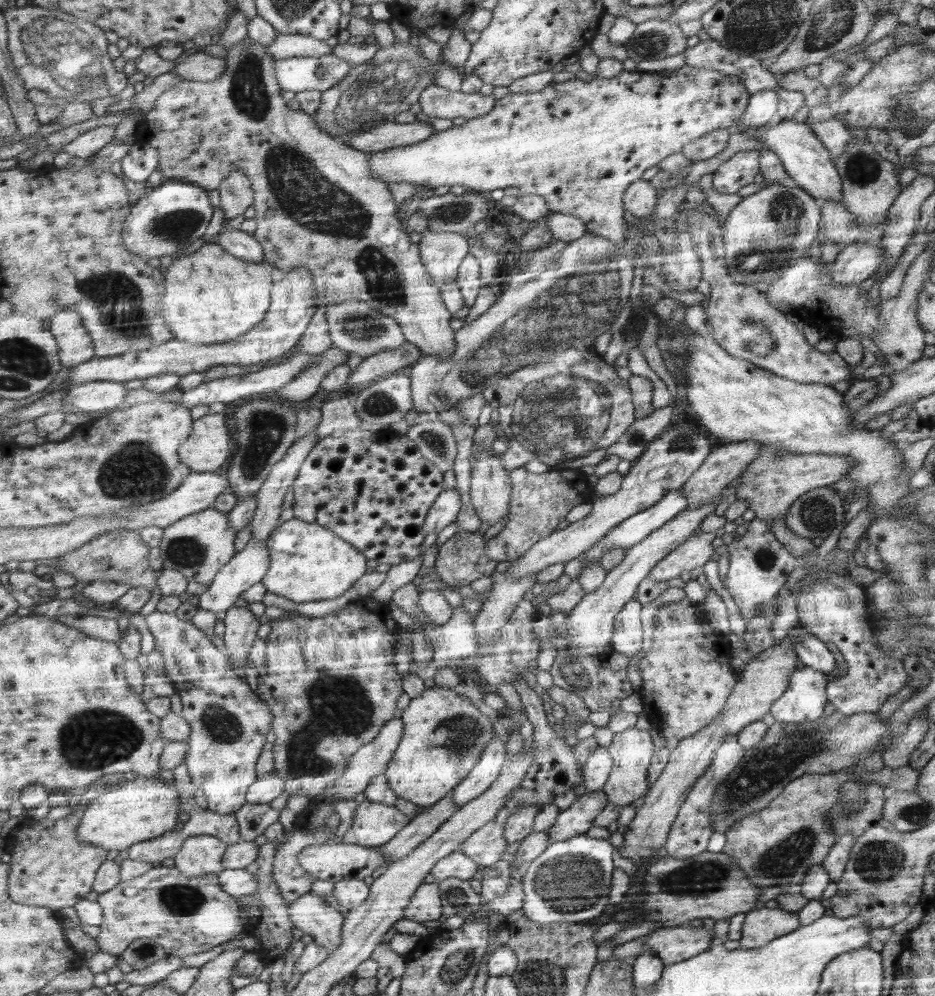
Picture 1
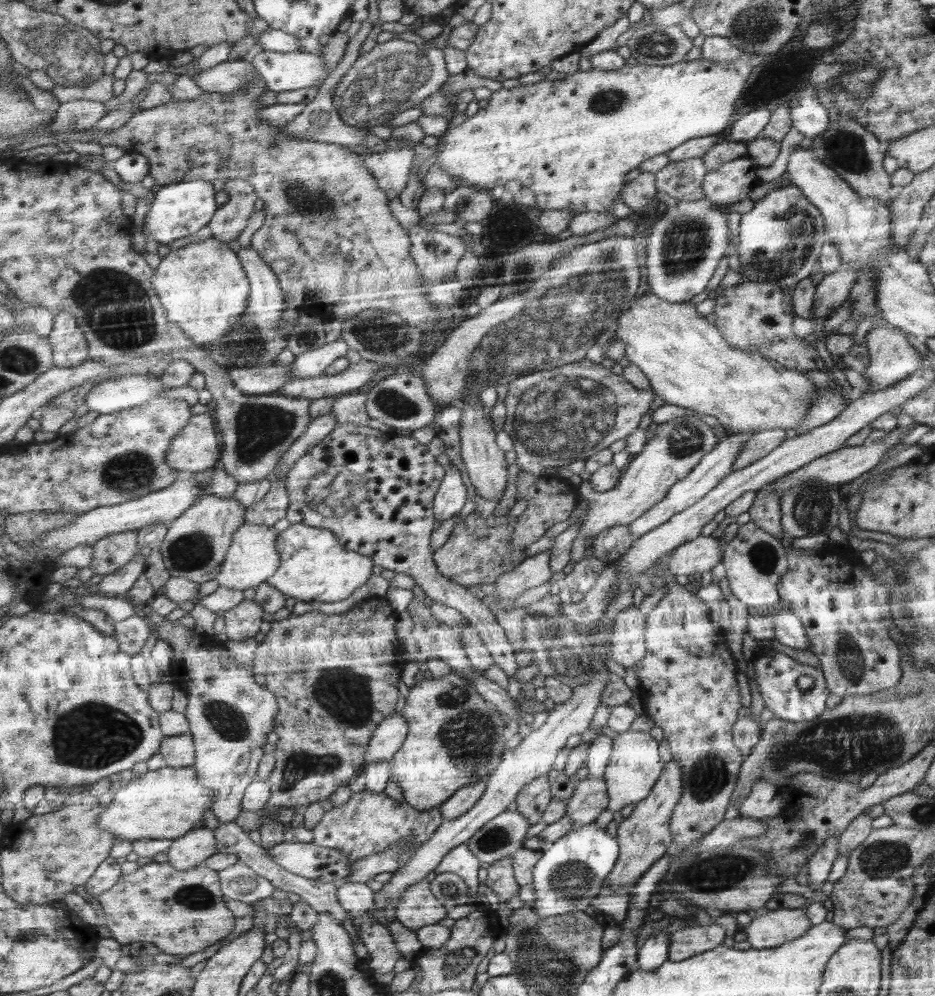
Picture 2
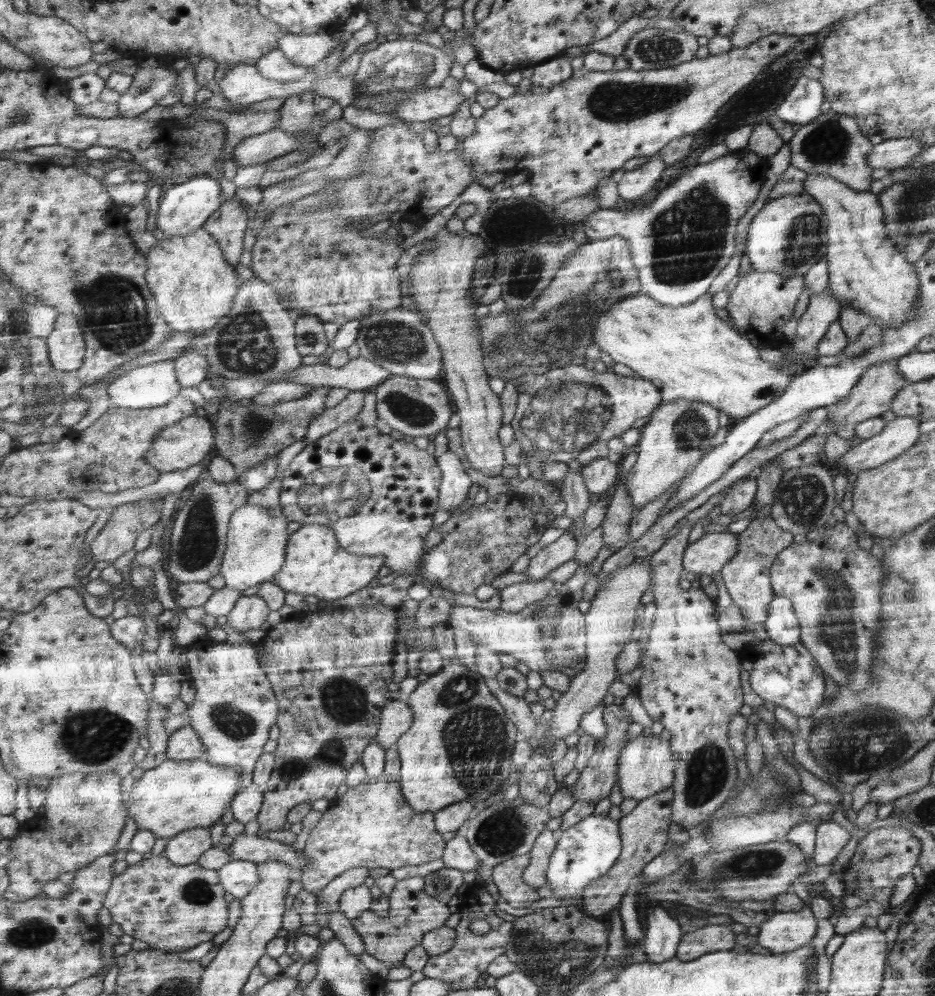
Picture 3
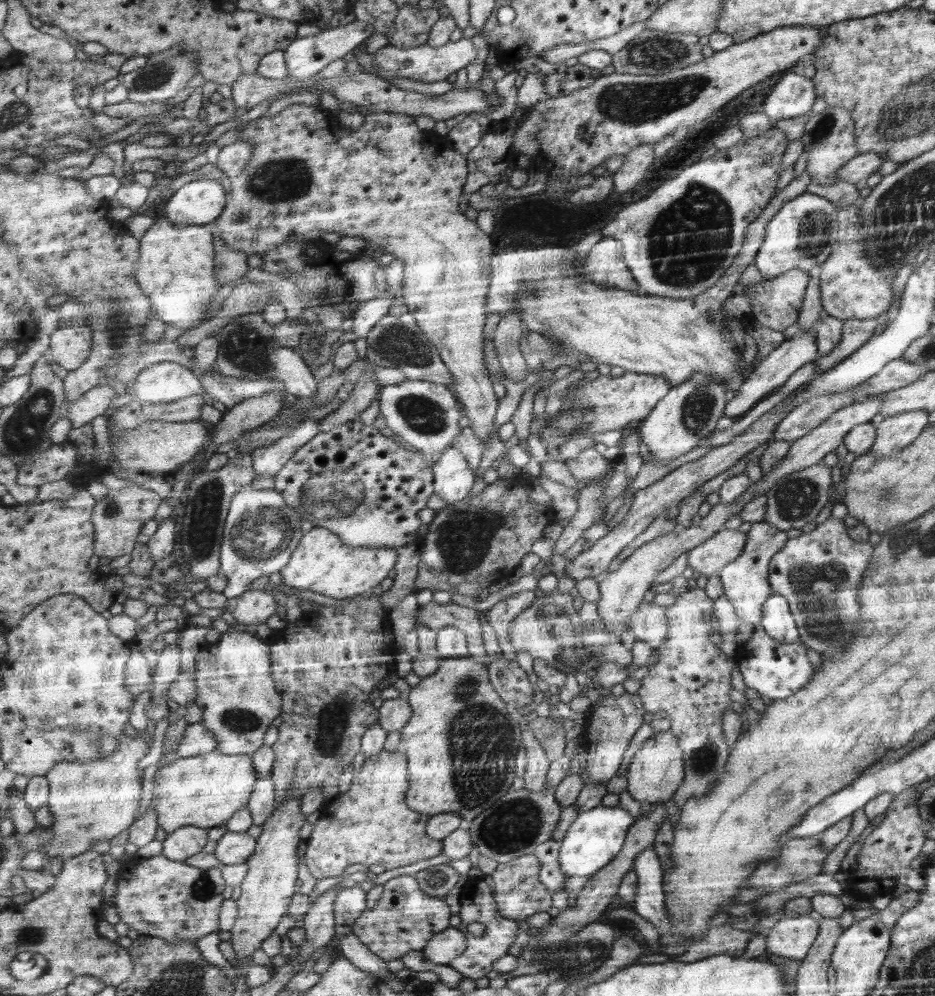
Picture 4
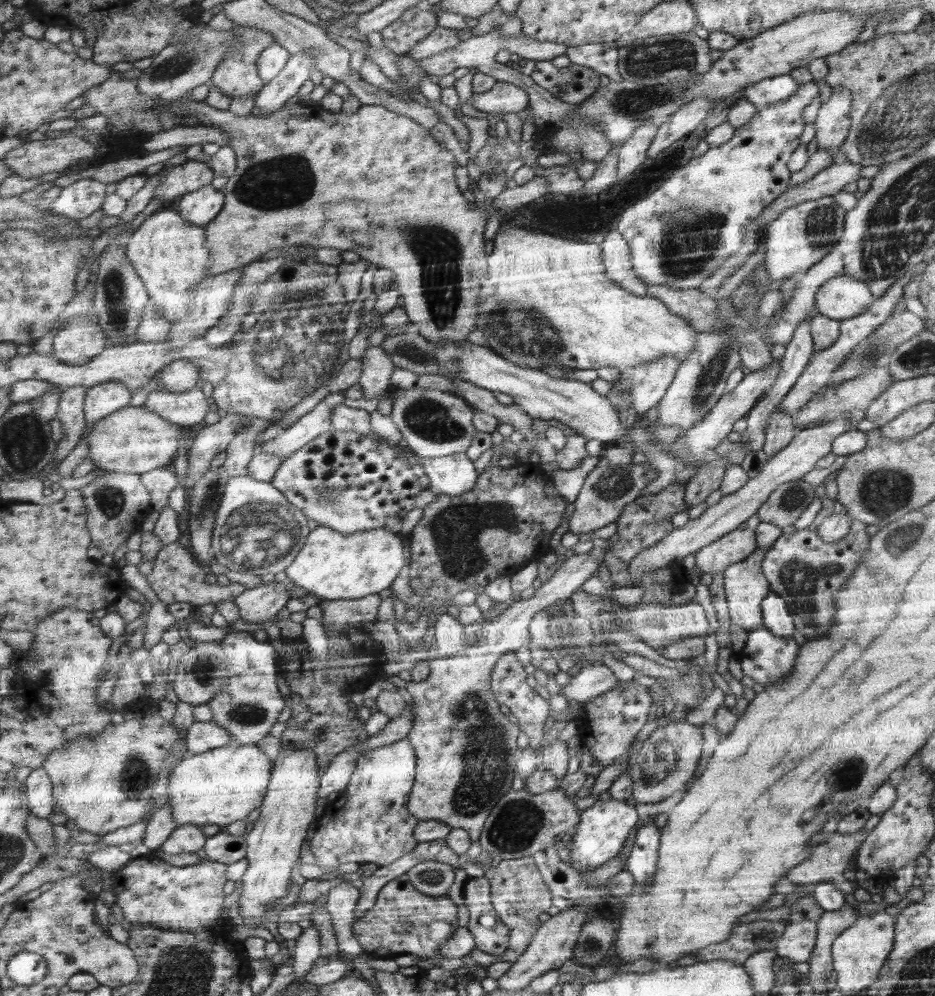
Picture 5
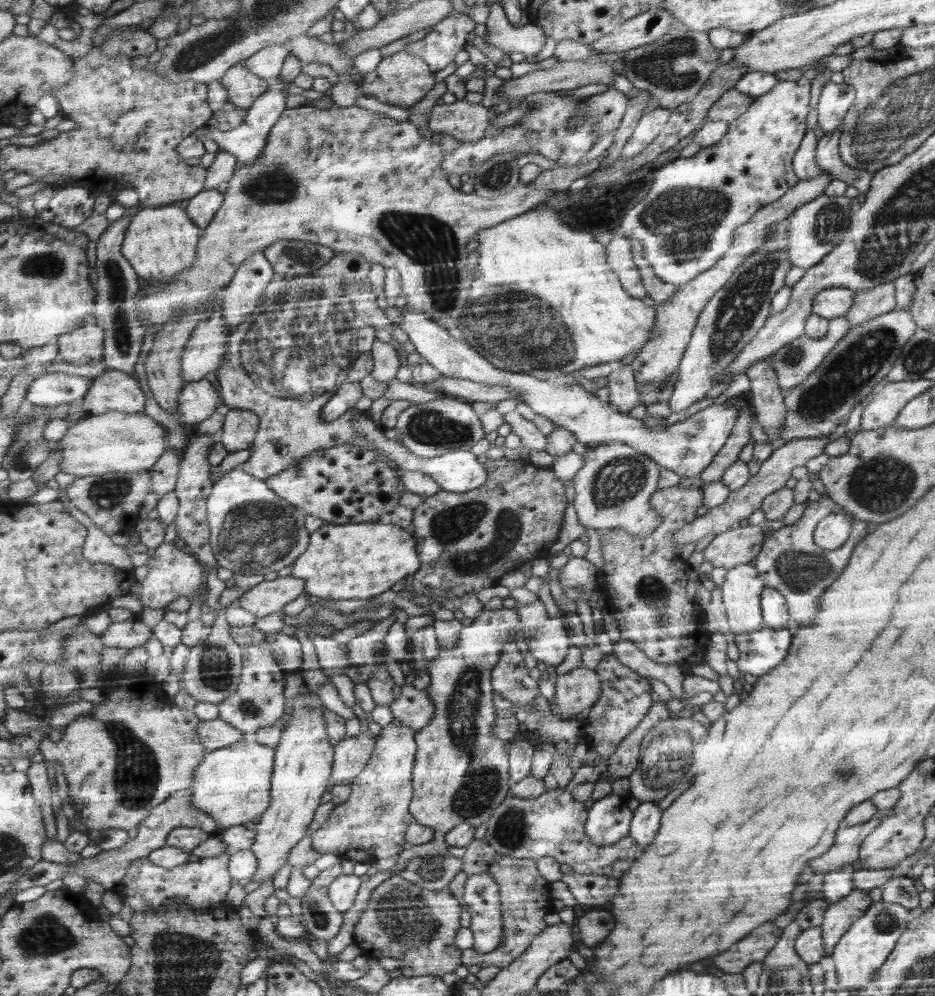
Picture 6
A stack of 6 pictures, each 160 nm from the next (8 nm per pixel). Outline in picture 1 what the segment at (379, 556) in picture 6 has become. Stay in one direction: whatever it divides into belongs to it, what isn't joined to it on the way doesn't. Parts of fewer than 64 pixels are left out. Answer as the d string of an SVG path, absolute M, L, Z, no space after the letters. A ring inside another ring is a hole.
M298 518L280 522L274 534L268 538L267 546L272 564L269 565L269 572L261 580L262 584L267 588L267 592L288 598L296 603L339 598L348 589L352 589L352 584L360 576L366 574L365 555L353 543L346 542L327 527L318 526L317 523L304 522Z

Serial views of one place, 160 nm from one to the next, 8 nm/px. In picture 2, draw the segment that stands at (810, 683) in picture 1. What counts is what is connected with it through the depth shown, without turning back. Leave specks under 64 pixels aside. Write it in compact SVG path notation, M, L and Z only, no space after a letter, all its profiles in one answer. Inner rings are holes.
M764 649L757 652L753 667L765 707L773 712L775 718L792 722L812 721L813 718L828 710L826 708L826 699L829 694L828 682L824 671L820 667L799 663L786 654ZM800 676L812 676L814 687L806 691L800 691L796 687L796 680Z

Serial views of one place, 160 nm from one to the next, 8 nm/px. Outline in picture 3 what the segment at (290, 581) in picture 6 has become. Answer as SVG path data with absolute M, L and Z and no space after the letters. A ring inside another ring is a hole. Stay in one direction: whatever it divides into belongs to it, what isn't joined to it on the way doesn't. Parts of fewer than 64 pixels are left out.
M244 596L236 602L232 611L227 615L225 629L234 628L239 632L260 628L268 616L268 604L260 596Z

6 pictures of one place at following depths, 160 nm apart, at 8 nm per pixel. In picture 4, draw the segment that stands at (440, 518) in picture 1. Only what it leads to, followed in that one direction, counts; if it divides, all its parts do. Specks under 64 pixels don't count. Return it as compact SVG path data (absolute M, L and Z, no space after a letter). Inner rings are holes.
M450 446L436 457L435 491L445 504L466 498L474 484L474 472L466 466L466 458L457 448Z

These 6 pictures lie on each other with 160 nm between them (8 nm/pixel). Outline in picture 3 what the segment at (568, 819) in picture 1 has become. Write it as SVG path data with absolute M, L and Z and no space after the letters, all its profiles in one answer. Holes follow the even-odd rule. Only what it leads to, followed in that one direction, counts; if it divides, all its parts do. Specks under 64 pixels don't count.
M619 701L603 707L603 721L607 728L606 736L601 741L596 740L595 751L588 759L586 767L580 772L577 782L566 786L574 800L588 802L595 806L611 794L610 791L617 780L618 757L628 742L626 731L633 722L629 710L623 707Z

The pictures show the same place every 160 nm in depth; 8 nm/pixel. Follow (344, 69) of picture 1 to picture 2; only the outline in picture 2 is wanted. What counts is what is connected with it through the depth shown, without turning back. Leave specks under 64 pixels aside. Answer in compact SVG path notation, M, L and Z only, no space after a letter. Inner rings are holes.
M261 51L252 60L265 86L279 93L316 87L330 74L318 53L306 51L277 53Z

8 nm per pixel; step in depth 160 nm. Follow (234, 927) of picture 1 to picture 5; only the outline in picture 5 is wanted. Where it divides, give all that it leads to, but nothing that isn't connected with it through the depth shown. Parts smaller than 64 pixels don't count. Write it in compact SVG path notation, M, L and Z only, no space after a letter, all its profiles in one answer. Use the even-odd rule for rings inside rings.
M154 852L134 859L114 878L114 894L124 909L126 920L141 922L162 930L204 932L220 916L224 906L224 882L228 866L203 860L194 866L173 866L158 859Z

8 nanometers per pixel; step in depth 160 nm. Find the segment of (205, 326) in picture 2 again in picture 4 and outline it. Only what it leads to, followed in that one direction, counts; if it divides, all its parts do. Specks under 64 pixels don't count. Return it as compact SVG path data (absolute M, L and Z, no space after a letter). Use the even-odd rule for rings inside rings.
M157 219L141 238L142 270L136 271L136 279L165 324L185 330L200 325L210 302L224 290L213 271L212 228L212 224L178 226L169 219Z

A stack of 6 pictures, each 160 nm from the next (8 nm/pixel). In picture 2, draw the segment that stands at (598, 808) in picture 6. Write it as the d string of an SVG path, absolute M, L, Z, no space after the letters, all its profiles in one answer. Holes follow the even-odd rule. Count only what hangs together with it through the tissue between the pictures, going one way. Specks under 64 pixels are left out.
M595 822L568 832L559 840L549 844L540 861L534 866L532 884L536 899L532 908L540 918L560 914L562 900L574 898L594 898L599 896L609 875L613 873L614 862L620 857L620 844L606 829L598 828Z

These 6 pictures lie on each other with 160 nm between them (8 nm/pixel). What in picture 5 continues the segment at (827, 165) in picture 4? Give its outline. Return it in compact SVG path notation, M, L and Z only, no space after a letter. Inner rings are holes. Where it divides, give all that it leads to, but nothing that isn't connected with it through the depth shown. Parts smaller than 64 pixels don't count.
M834 89L832 95L828 98L827 102L820 105L815 119L816 126L816 140L818 140L818 148L828 149L834 153L831 155L836 156L836 152L840 151L842 144L846 142L849 133L852 130L852 102L853 98L849 90Z

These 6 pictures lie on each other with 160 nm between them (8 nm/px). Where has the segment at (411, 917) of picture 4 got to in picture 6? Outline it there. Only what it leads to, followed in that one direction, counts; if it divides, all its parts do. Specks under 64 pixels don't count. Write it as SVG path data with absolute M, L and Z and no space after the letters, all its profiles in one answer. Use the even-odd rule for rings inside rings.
M400 876L388 878L370 893L360 920L354 925L354 942L367 956L403 960L402 976L450 974L462 965L456 939L460 932L460 904L449 890L431 891Z

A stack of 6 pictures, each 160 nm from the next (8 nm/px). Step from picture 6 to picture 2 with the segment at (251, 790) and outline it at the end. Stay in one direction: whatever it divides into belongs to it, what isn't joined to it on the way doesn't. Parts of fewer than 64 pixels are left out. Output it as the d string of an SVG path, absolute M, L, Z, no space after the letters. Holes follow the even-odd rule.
M192 765L180 768L165 766L138 776L128 776L116 797L106 806L98 826L114 834L117 840L178 839L203 825L204 813L214 803L214 796L210 792Z

